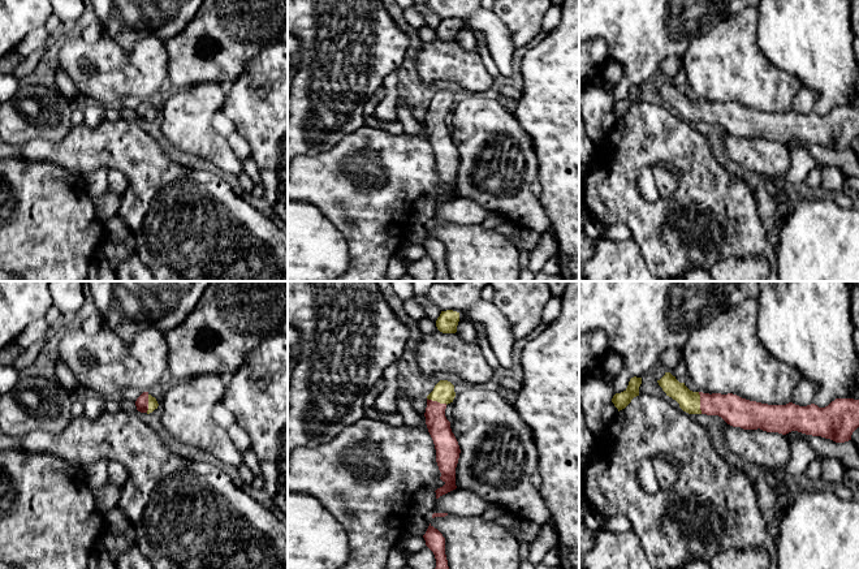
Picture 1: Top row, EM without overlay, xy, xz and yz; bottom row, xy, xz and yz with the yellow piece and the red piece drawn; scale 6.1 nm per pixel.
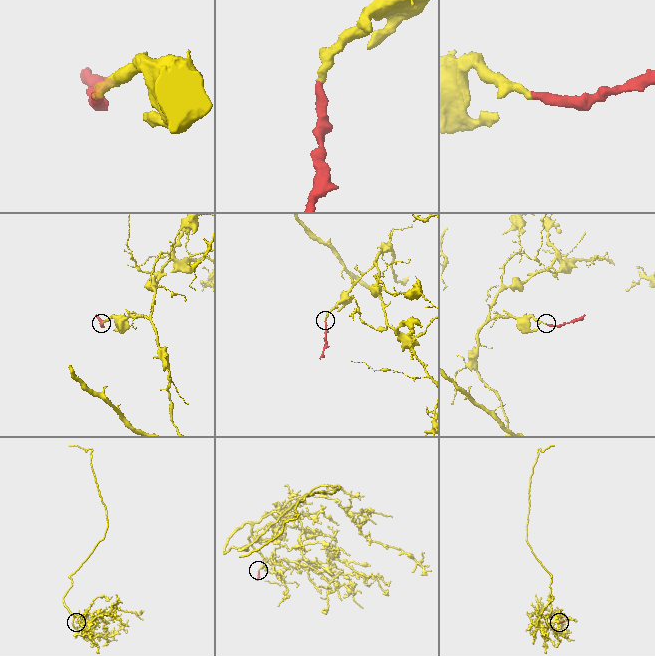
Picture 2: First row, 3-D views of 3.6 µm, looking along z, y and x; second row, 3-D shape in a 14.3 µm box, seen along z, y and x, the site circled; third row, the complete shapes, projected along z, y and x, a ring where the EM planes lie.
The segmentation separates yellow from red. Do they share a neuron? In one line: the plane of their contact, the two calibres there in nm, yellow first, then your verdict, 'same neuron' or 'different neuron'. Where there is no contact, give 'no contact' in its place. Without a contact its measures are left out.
yz | 130/190 nm | same neuron

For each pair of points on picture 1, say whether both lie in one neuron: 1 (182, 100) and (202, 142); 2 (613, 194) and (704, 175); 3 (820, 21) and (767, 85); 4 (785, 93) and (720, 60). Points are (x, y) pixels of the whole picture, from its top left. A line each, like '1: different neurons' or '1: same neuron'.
1: same neuron
2: same neuron
3: different neurons
4: same neuron

